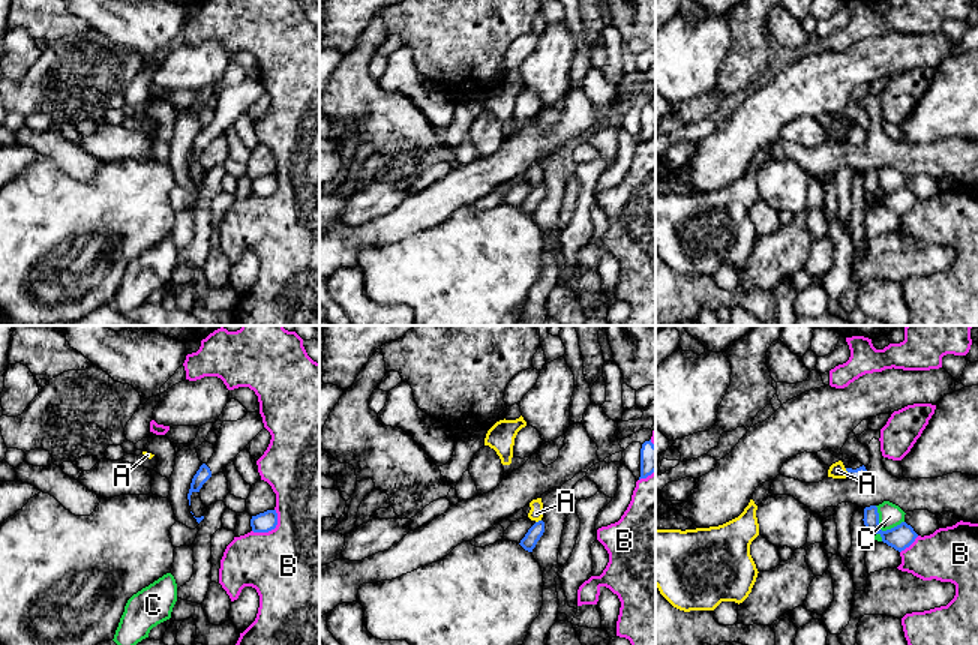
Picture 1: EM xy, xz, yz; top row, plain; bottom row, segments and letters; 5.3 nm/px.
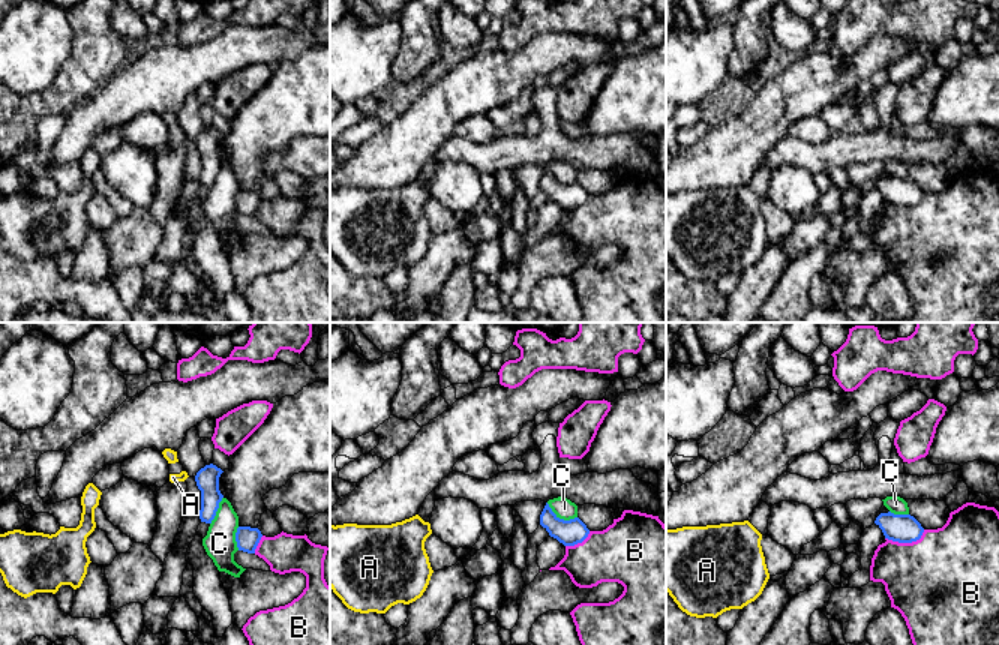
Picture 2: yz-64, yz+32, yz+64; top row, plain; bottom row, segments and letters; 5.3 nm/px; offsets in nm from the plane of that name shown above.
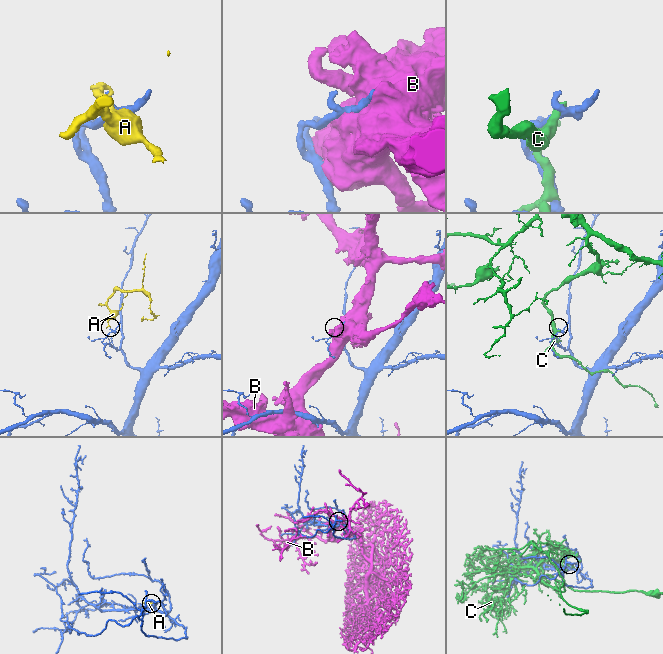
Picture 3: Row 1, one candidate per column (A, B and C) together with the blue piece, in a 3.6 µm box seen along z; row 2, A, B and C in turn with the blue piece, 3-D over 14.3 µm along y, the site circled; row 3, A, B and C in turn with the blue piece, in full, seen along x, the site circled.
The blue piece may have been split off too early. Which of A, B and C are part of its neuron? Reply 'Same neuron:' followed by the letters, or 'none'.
Same neuron: none

